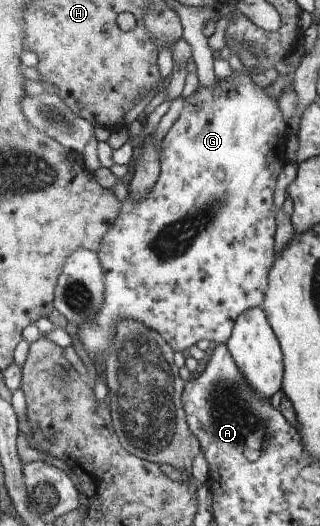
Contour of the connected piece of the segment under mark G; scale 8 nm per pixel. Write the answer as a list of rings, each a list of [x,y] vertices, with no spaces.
[[[234,72],[234,73],[233,73],[233,76],[232,76],[232,77],[228,77],[228,79],[220,79],[220,78],[217,78],[217,80],[218,80],[218,84],[217,84],[217,85],[216,85],[216,87],[214,87],[214,89],[212,89],[212,88],[209,88],[209,87],[208,87],[208,89],[206,89],[206,87],[202,87],[202,86],[200,86],[200,87],[198,87],[198,91],[196,91],[196,93],[194,93],[194,95],[192,95],[192,97],[188,97],[188,99],[186,99],[186,101],[184,101],[184,109],[182,109],[182,113],[180,113],[180,115],[178,115],[178,119],[176,119],[176,121],[174,121],[174,123],[172,123],[172,125],[171,125],[171,126],[170,126],[170,129],[169,129],[169,130],[168,130],[168,133],[166,133],[166,135],[165,135],[165,136],[164,136],[164,139],[163,139],[163,141],[162,141],[162,143],[161,143],[161,152],[160,152],[160,153],[159,153],[159,154],[160,154],[160,159],[159,159],[159,160],[160,160],[160,171],[159,171],[159,176],[158,176],[158,179],[157,179],[157,180],[156,180],[156,185],[154,185],[154,187],[152,187],[152,191],[150,191],[150,193],[148,193],[148,197],[146,197],[146,199],[144,199],[144,201],[132,201],[132,199],[130,199],[130,197],[128,197],[128,196],[127,196],[127,197],[126,197],[126,199],[124,199],[124,201],[122,201],[122,202],[121,202],[121,203],[122,203],[122,204],[123,204],[123,213],[122,213],[122,214],[120,214],[120,219],[119,219],[119,221],[118,221],[118,222],[116,222],[116,225],[115,225],[115,226],[114,226],[114,227],[112,227],[112,229],[111,229],[111,230],[110,230],[110,231],[108,231],[108,235],[107,235],[107,237],[106,237],[106,238],[104,238],[104,239],[103,239],[103,243],[102,243],[102,245],[101,245],[101,246],[100,246],[100,260],[102,260],[102,261],[103,261],[103,271],[104,271],[104,273],[106,273],[106,293],[105,293],[105,295],[106,295],[106,297],[105,297],[105,302],[104,302],[104,305],[103,305],[103,310],[102,310],[102,311],[100,311],[100,315],[99,315],[99,317],[98,317],[98,318],[96,318],[96,321],[95,321],[95,322],[94,322],[94,323],[88,323],[88,327],[84,327],[84,325],[82,325],[82,327],[78,327],[78,337],[80,337],[80,341],[82,341],[82,343],[83,343],[83,344],[84,344],[84,351],[86,351],[86,353],[88,353],[88,355],[90,355],[90,356],[89,356],[89,357],[90,357],[90,358],[91,358],[91,357],[95,357],[95,358],[96,358],[96,357],[102,357],[102,355],[103,355],[103,356],[105,356],[105,357],[106,357],[106,353],[107,353],[107,351],[108,351],[108,350],[110,350],[110,349],[111,349],[111,346],[112,346],[112,345],[113,345],[113,337],[114,337],[114,335],[115,335],[115,330],[116,330],[116,323],[119,323],[119,322],[120,322],[120,319],[138,319],[138,320],[139,320],[139,321],[140,321],[140,323],[146,323],[146,324],[147,324],[147,325],[148,325],[148,327],[150,327],[150,328],[152,328],[152,329],[154,329],[154,331],[157,331],[157,332],[159,332],[159,333],[160,333],[160,335],[162,335],[162,336],[163,336],[163,338],[164,338],[164,339],[165,339],[165,340],[167,340],[167,342],[168,342],[168,343],[169,343],[169,344],[171,344],[171,347],[172,347],[172,348],[175,348],[175,349],[176,349],[176,351],[181,351],[181,352],[183,352],[183,351],[184,351],[184,350],[188,350],[188,349],[190,349],[190,347],[192,347],[192,345],[196,345],[196,343],[198,343],[198,341],[200,341],[200,339],[208,339],[208,340],[209,340],[209,341],[210,341],[210,342],[213,342],[213,341],[214,341],[214,342],[216,342],[216,343],[219,343],[219,344],[220,344],[220,343],[224,343],[224,344],[226,344],[226,343],[227,343],[227,342],[228,342],[228,341],[230,341],[230,339],[231,339],[231,334],[232,334],[232,333],[234,333],[234,332],[233,332],[233,331],[232,331],[232,327],[235,327],[235,322],[236,322],[236,321],[238,321],[238,319],[239,319],[239,316],[240,316],[240,315],[242,315],[242,314],[243,314],[243,313],[244,313],[244,311],[248,311],[248,310],[251,310],[251,309],[252,309],[252,308],[254,308],[254,307],[261,307],[261,306],[262,306],[262,305],[263,305],[263,303],[262,303],[262,301],[264,301],[264,298],[265,298],[265,297],[266,297],[266,293],[267,293],[267,289],[268,289],[268,275],[269,275],[269,273],[270,273],[270,269],[272,269],[272,263],[274,263],[274,259],[275,259],[275,257],[276,257],[276,255],[275,255],[275,253],[274,253],[274,246],[275,246],[275,235],[276,235],[276,218],[275,218],[275,217],[276,217],[276,207],[274,207],[274,203],[272,203],[272,195],[274,195],[274,187],[276,187],[276,179],[278,179],[278,173],[280,173],[280,171],[282,171],[282,167],[284,167],[284,161],[282,161],[282,159],[284,159],[284,149],[286,149],[286,137],[288,137],[288,127],[286,127],[286,125],[284,125],[284,119],[282,119],[282,113],[280,113],[280,109],[278,109],[278,105],[276,105],[276,101],[272,101],[272,99],[270,99],[270,97],[268,97],[268,95],[266,95],[266,93],[264,93],[264,89],[262,89],[262,87],[268,87],[268,85],[267,85],[267,86],[260,86],[260,85],[257,85],[257,84],[255,84],[255,82],[254,82],[254,81],[253,81],[253,80],[252,80],[252,76],[251,76],[251,75],[250,75],[250,74],[251,74],[251,73],[249,73],[249,74],[246,74],[246,73],[244,73],[244,72],[243,72],[243,73],[236,73],[236,72]]]

